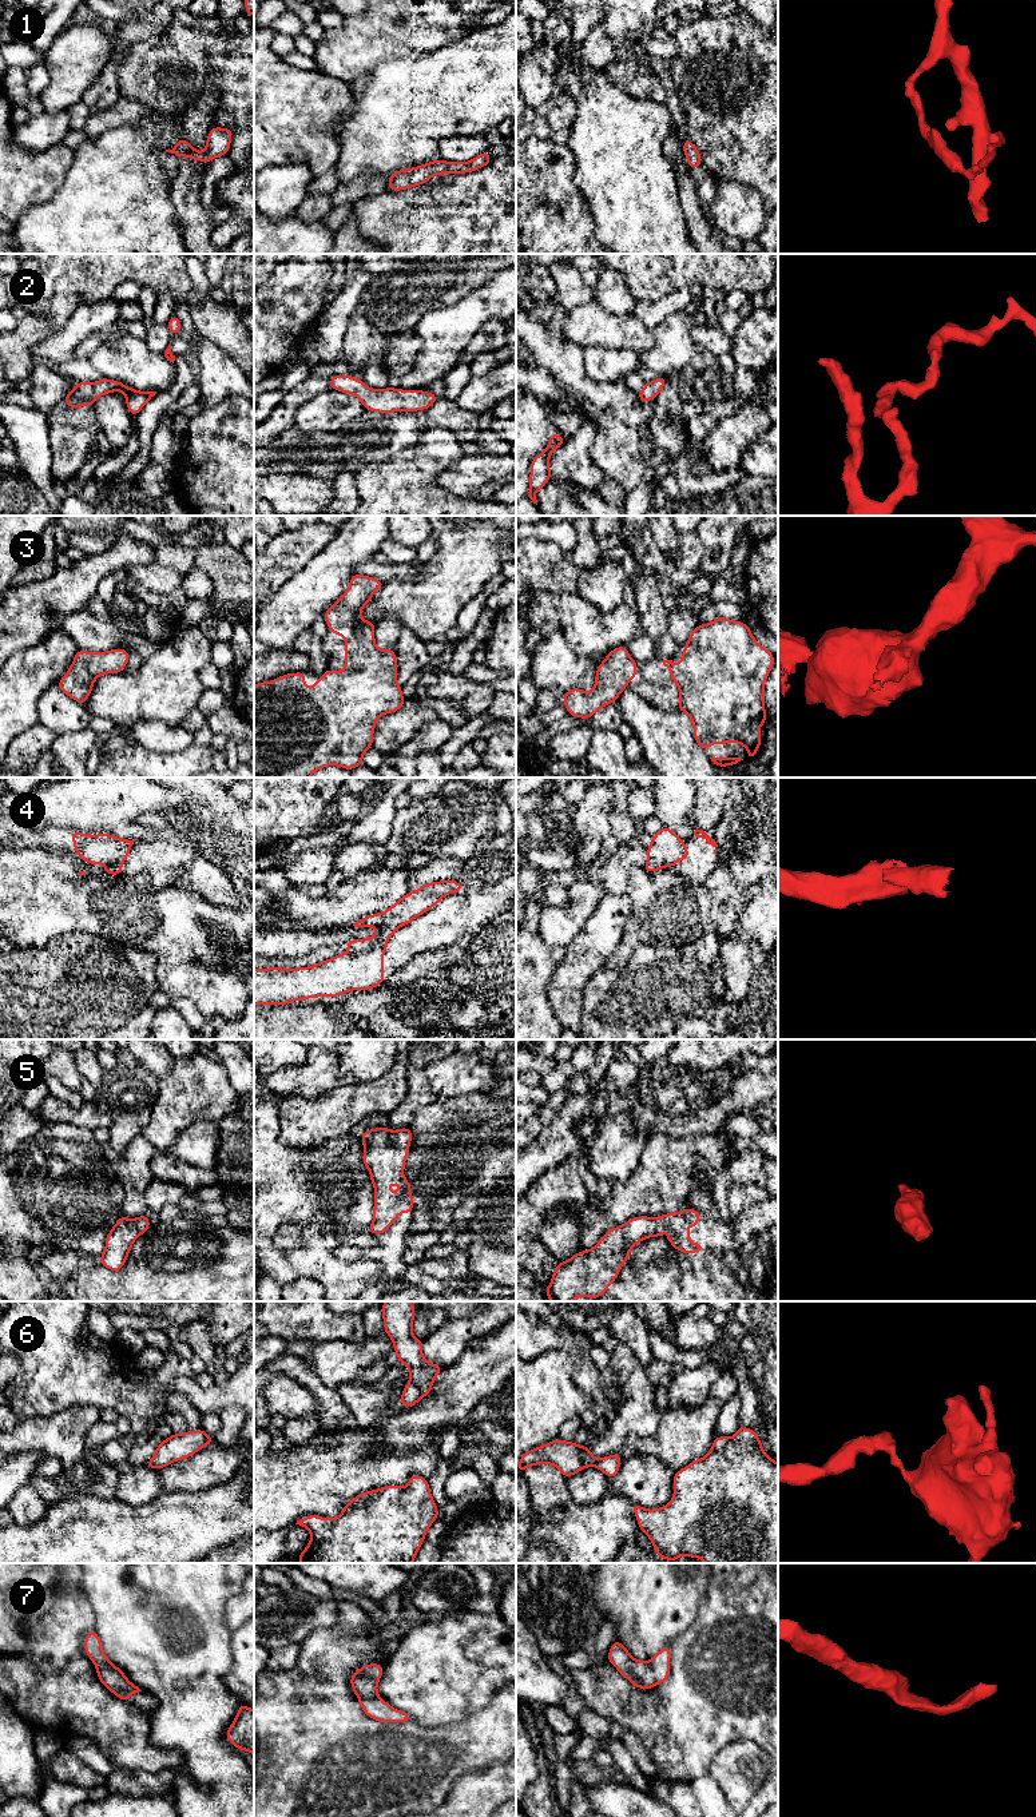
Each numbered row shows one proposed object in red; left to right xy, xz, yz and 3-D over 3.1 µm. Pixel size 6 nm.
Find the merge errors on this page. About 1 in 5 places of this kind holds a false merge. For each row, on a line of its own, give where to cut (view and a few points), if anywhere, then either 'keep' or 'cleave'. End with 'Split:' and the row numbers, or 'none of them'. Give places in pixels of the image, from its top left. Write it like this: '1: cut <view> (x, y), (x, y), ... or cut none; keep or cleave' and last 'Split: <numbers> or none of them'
1: cut none; keep
2: cut none; keep
3: cut none; keep
4: cut xz (385, 941), (350, 951); cleave
5: cut none; keep
6: cut xz (409, 1380), (420, 1391), (421, 1396); cleave
7: cut none; keep
Split: 4, 6

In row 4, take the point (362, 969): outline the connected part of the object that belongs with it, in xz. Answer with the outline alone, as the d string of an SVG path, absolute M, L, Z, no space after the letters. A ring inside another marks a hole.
M382 942L366 950L342 953L332 959L321 961L317 965L298 969L254 969L254 1005L287 1005L293 1001L302 1001L318 997L338 997L350 990L370 990L382 982L384 954L388 943Z

